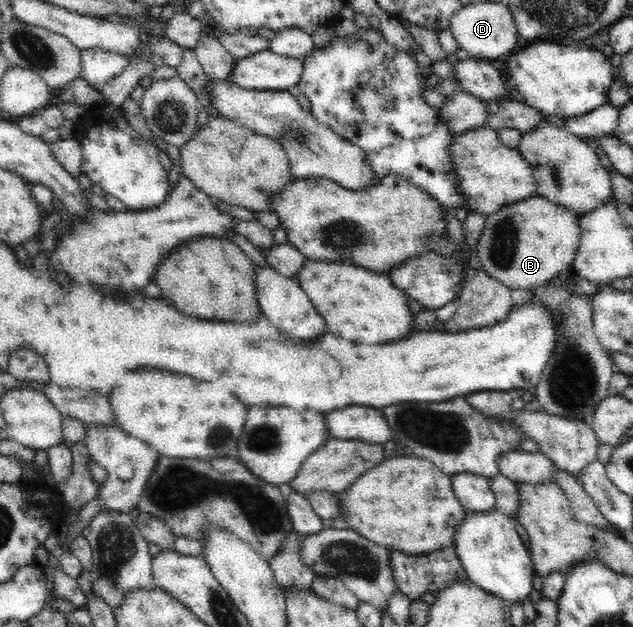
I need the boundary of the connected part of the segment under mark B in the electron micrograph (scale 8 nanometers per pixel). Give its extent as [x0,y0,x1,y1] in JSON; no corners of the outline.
[475,195,582,290]

